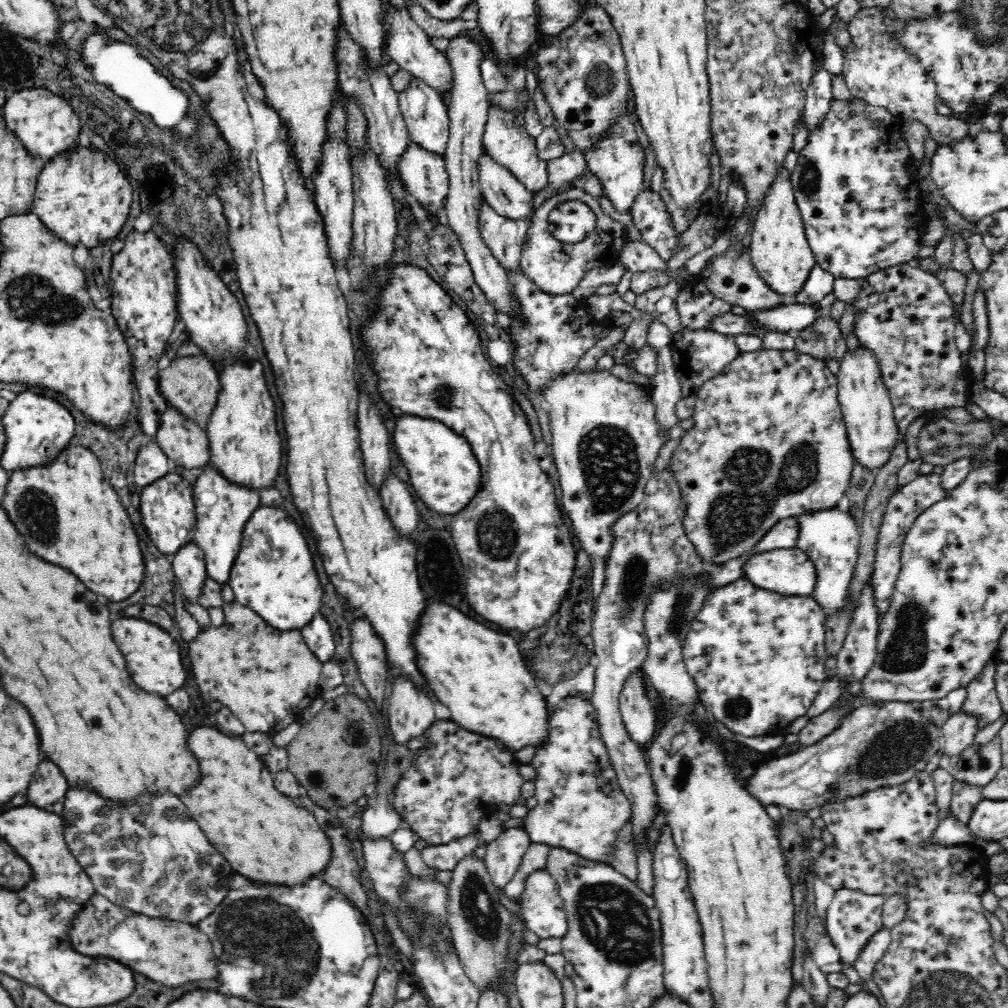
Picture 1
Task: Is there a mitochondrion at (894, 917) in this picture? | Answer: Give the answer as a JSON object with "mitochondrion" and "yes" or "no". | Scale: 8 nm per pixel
{"mitochondrion":"no"}

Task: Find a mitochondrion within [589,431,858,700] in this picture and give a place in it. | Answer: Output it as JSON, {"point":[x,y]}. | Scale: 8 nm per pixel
{"point":[754,481]}

